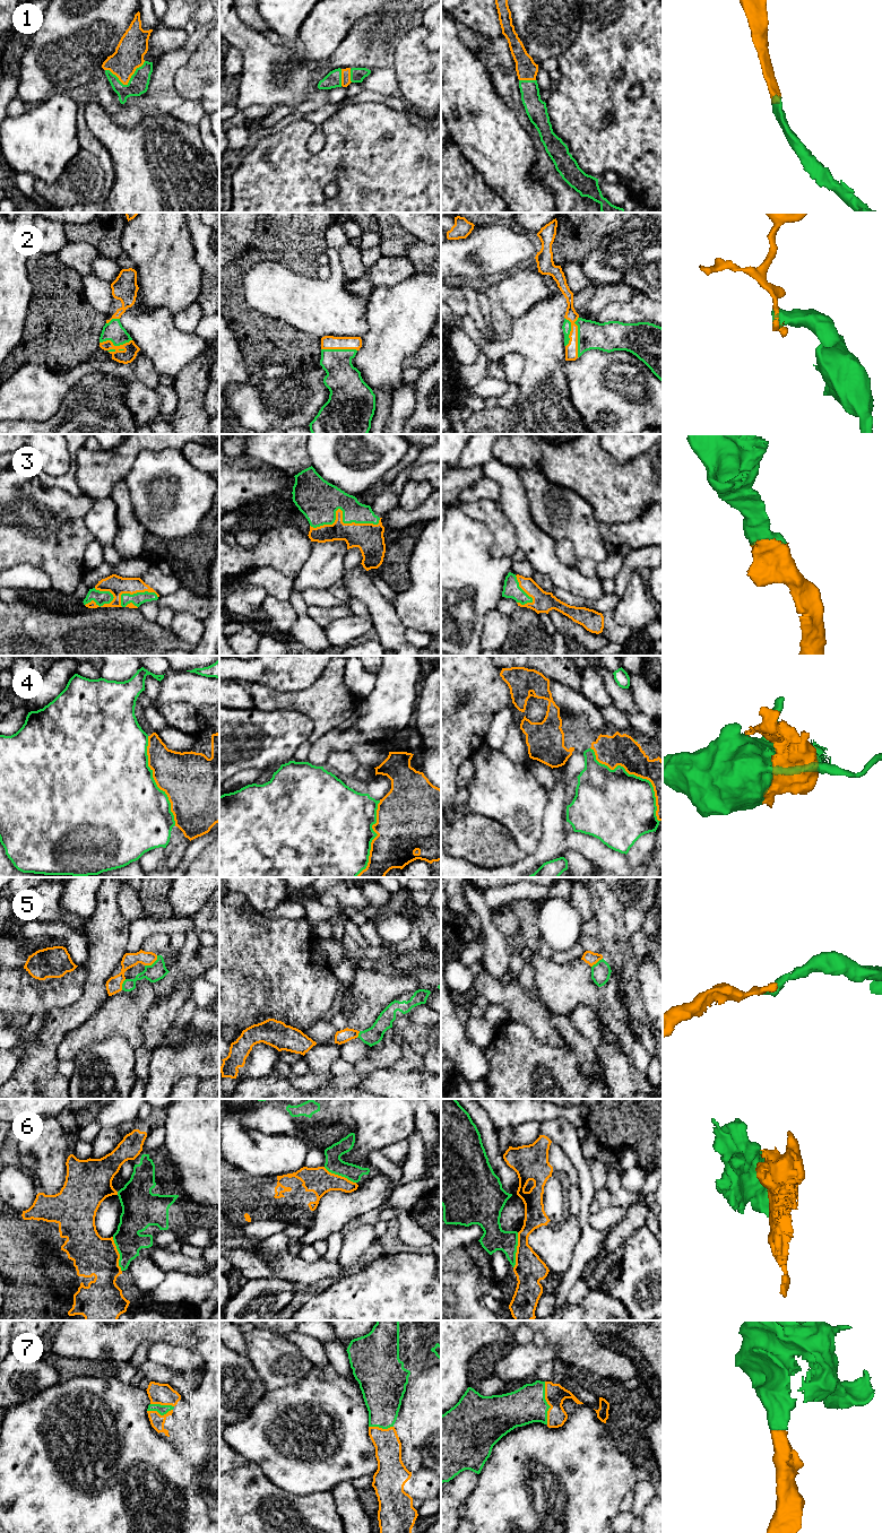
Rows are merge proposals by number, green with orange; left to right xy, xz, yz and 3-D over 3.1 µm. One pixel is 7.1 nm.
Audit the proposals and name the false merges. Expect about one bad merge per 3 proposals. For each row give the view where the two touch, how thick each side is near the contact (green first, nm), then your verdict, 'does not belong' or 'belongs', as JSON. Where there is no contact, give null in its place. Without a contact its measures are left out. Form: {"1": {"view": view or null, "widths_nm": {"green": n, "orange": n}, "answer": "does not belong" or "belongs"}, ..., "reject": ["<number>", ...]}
{"1": {"view": "xy", "widths_nm": {"green": 140, "orange": 200}, "answer": "belongs"}, "2": {"view": "yz", "widths_nm": {"green": 220, "orange": 100}, "answer": "belongs"}, "3": {"view": "xz", "widths_nm": {"green": 300, "orange": 200}, "answer": "belongs"}, "4": {"view": "yz", "widths_nm": {"green": 500, "orange": 220}, "answer": "does not belong"}, "5": {"view": "xy", "widths_nm": {"green": 120, "orange": 110}, "answer": "belongs"}, "6": {"view": "yz", "widths_nm": {"green": 170, "orange": 220}, "answer": "does not belong"}, "7": {"view": "yz", "widths_nm": {"green": 260, "orange": 150}, "answer": "belongs"}, "reject": ["4", "6"]}

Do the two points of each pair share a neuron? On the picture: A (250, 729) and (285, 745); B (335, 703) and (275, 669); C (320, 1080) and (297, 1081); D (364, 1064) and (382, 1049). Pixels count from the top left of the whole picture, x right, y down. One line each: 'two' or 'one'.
A: one
B: two
C: one
D: one

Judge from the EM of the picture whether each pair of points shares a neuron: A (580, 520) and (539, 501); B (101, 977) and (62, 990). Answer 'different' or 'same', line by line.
A: same
B: different

